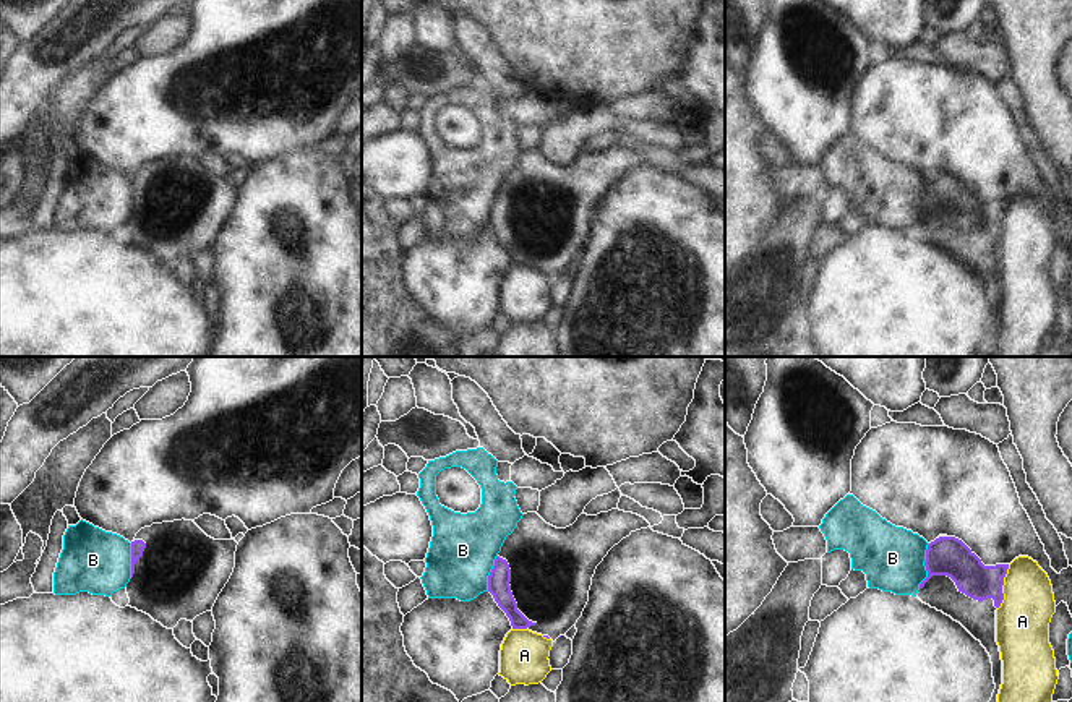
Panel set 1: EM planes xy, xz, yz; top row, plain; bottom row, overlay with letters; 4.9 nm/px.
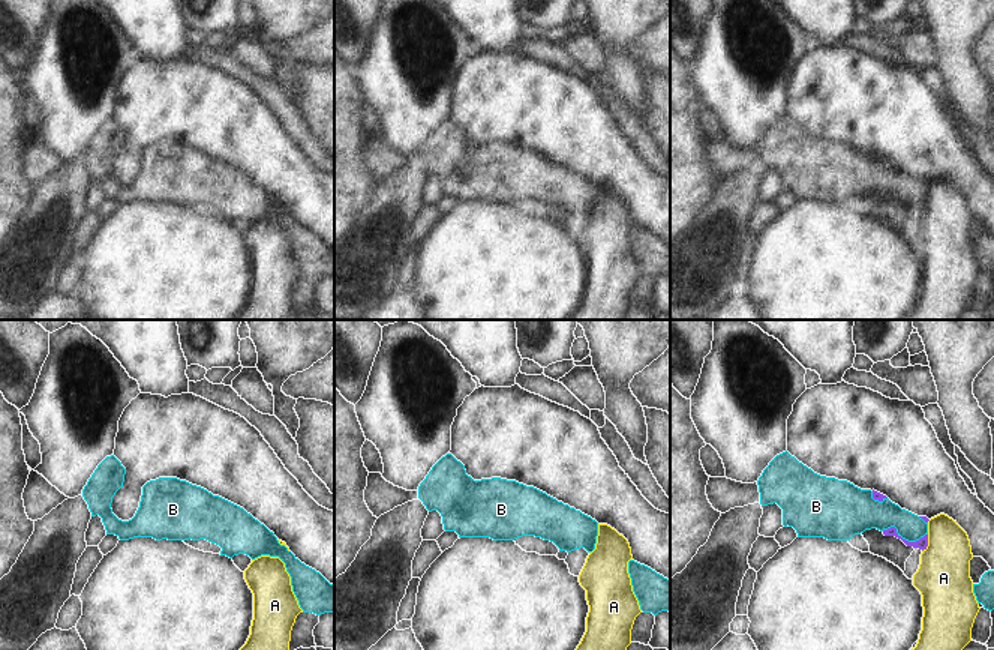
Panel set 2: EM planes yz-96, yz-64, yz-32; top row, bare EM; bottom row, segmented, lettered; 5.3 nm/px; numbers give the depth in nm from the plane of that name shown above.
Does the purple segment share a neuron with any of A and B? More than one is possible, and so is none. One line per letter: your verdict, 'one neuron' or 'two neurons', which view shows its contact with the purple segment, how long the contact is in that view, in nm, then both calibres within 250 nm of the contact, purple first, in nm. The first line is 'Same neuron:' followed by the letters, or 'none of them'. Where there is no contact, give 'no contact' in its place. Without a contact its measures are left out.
Same neuron: none of them
A: two neurons | yz | 240 nm | 180/280 nm
B: two neurons | yz | 240 nm | 190/320 nm

